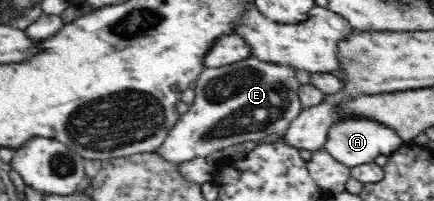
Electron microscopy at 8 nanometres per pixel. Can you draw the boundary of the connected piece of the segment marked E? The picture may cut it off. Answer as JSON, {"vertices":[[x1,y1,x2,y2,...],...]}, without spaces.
{"vertices":[[257,58,242,60,239,64,230,64,222,68,205,68,200,72,194,88,196,95,189,110,179,116,172,130,168,132,166,140,152,153,156,153,160,160,179,166,182,162,194,158,208,158,212,153,224,150,235,144,247,141,258,141,268,134,284,133,289,124,299,116,304,107,300,103,295,72,289,68,279,68,273,64,265,64]]}

